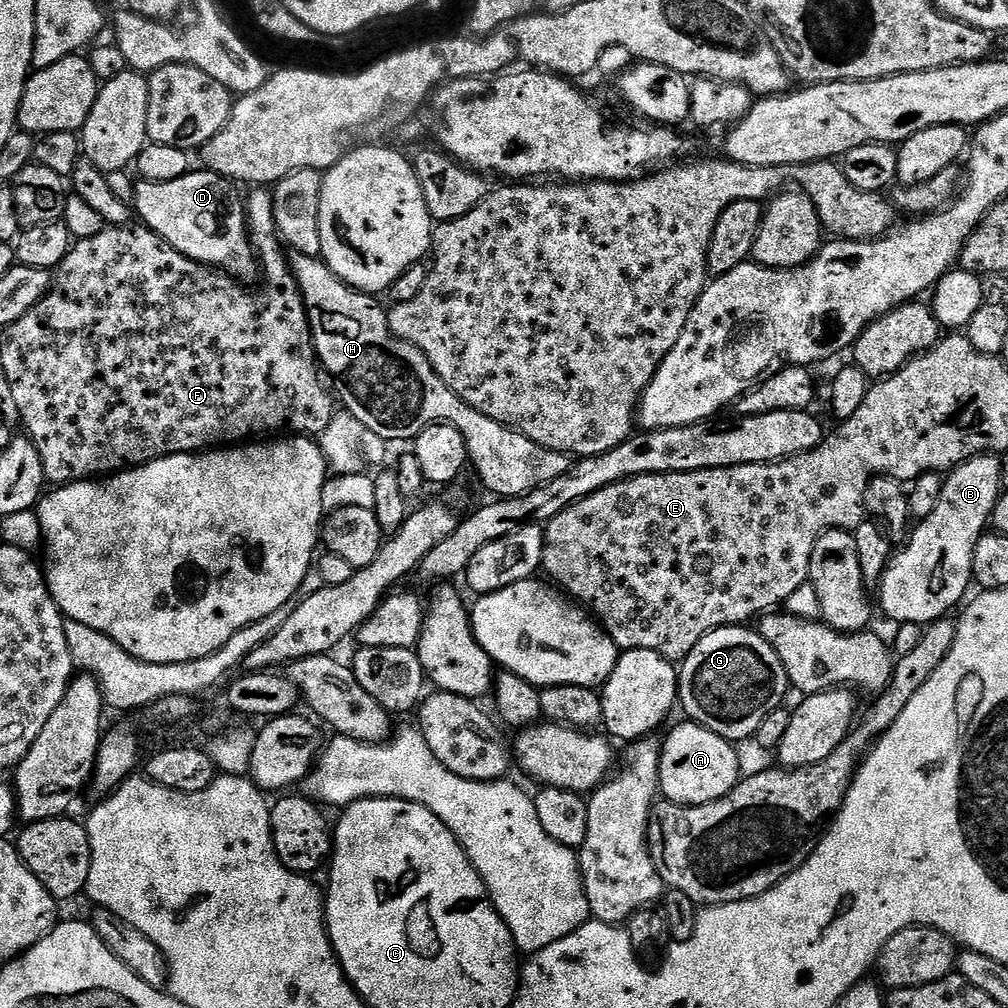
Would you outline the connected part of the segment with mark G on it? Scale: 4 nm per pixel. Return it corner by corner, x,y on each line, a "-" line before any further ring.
733,626
731,628
719,628
714,630
710,634
706,634
698,642
698,646
694,646
694,650
690,650
690,654
685,656
682,663
678,668
678,704
684,712
689,721
694,724
700,724
703,728
708,728
714,734
721,736
723,740
731,740
733,742
739,742
747,738
755,737
758,726
762,726
762,721
766,718
766,714
774,714
774,710
778,710
785,703
784,695
790,692
790,685
788,682
788,675
786,670
782,666
782,662
778,658
778,654
773,650
767,642
764,641
764,637
760,635
759,631
753,630
748,626

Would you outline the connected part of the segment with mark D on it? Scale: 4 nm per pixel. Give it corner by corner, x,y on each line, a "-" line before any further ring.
208,169
189,171
182,178
173,182
152,183
149,180
140,180
136,183
135,198
132,201
135,213
145,227
151,229
157,236
169,242
179,253
190,257
191,260
208,267
217,267
221,271
235,276
239,280
247,280
258,272
258,260
247,235
247,207
243,195
231,181
216,172

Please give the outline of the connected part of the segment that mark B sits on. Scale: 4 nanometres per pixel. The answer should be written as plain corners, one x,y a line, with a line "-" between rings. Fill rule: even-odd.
996,454
975,456
947,473
944,476
942,498
938,498
938,507
930,513
930,518
919,521
911,529
906,543
888,561
888,568
878,585
880,608
890,619
896,620
897,625
927,626
936,620
943,620
960,599
963,601
969,595
968,584
973,583
974,546
978,546
981,536
985,535
994,506
1002,495
1000,483
1004,480
1004,468
1000,465
1000,460
1001,457

